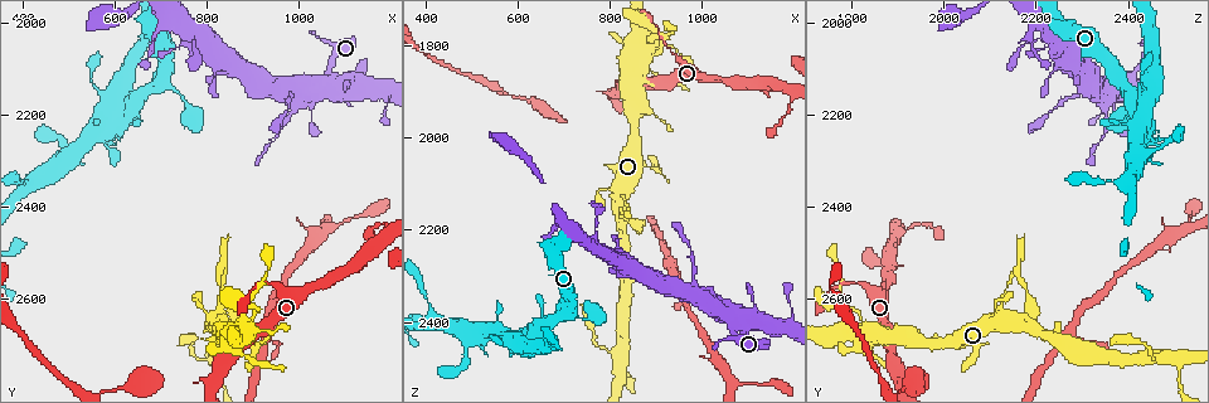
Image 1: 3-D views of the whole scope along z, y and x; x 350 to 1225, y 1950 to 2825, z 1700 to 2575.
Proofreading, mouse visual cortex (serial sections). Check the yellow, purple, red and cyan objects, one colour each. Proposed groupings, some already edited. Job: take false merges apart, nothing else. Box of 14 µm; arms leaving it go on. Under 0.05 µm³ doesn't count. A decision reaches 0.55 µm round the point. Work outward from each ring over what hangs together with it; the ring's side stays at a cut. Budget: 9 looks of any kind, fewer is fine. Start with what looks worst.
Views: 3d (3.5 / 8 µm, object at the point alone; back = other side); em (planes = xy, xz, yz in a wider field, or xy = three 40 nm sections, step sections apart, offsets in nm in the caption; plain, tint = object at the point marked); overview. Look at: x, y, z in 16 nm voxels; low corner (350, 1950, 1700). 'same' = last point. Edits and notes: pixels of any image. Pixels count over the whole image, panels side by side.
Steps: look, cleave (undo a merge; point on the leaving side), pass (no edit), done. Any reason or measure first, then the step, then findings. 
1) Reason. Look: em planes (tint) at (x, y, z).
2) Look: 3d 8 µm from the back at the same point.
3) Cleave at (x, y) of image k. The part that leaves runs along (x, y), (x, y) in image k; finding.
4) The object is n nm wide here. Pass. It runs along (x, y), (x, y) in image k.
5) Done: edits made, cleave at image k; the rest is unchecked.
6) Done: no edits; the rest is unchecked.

Sudden change in width. Look: 3d 3.5 µm at (910, 2715, 2065).

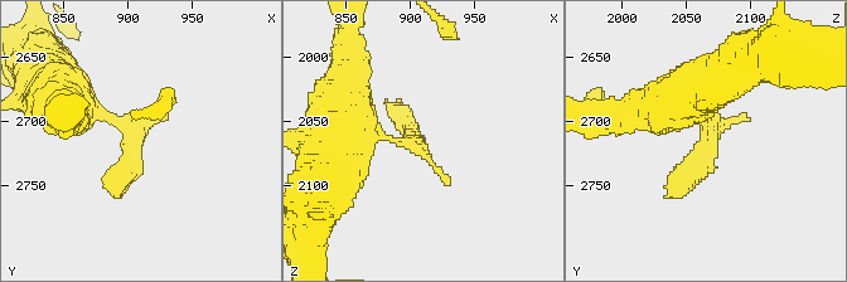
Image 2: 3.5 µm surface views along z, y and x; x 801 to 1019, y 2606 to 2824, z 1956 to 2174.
Look: em xy step 2 (tint) at (906, 2716, 2070).

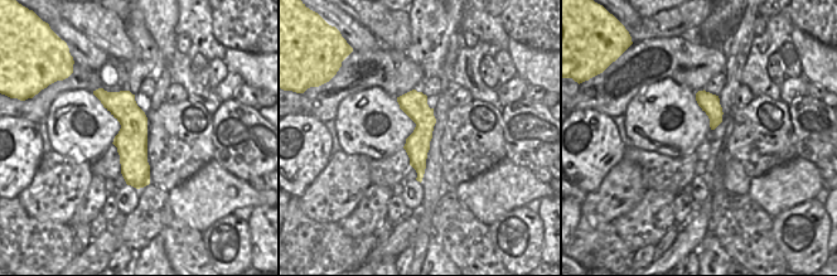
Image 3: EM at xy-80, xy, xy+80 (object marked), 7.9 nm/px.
Pass. All the same cell.

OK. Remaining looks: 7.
Arms part here. Look: 3d 3.5 µm at (820, 2650, 2145).

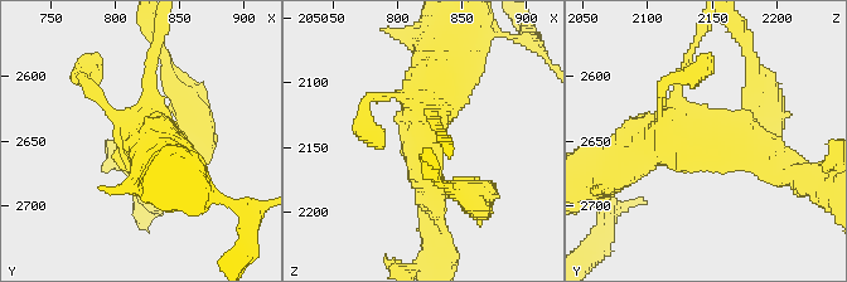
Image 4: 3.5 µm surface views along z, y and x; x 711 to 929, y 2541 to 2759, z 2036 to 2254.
Look: em xy step 3 (tint) at (818, 2654, 2140).

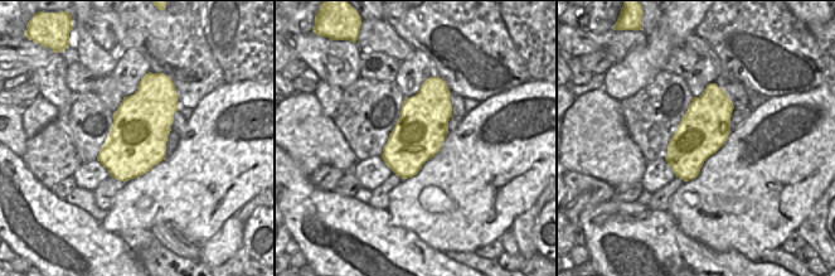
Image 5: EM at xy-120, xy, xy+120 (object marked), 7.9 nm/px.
Look: em xy step 1 (tint) at the same point.

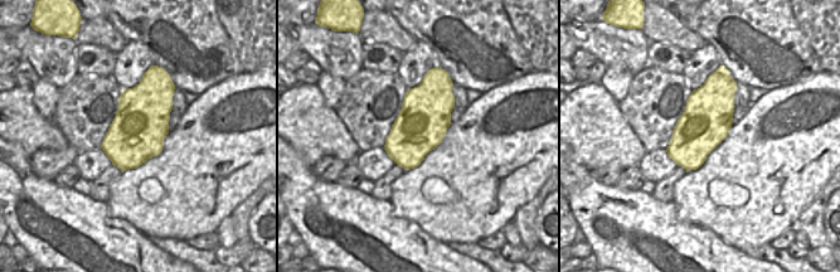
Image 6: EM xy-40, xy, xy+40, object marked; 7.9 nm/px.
Pass. It runs along (606, 169), (645, 141), (755, 149) in image 4; continuous, no second cell.

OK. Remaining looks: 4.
Look: 3d 3.5 µm at (840, 2545, 2150).

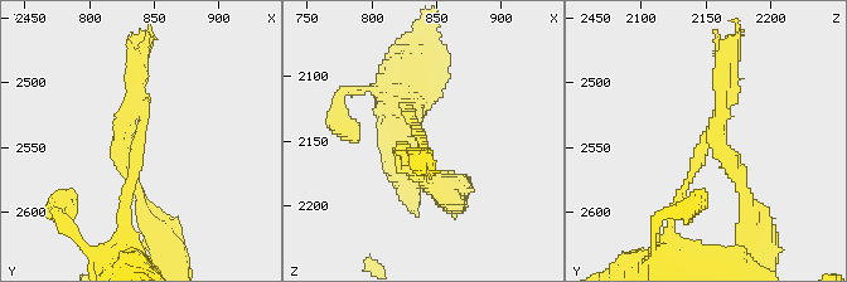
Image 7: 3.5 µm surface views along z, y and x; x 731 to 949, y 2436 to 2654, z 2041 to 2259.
Look: em xy step 1 (tint) at (840, 2540, 2152).

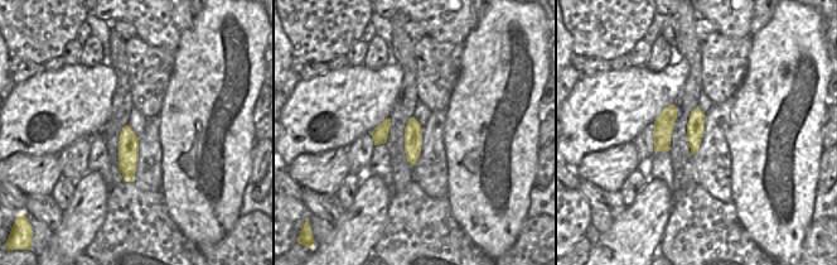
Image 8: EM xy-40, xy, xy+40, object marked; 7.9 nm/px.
Look: em planes (tint) at the same point.

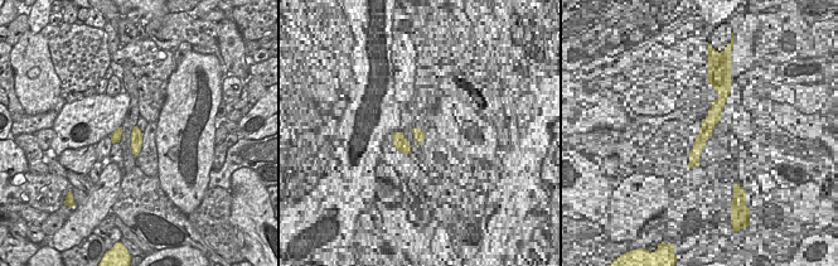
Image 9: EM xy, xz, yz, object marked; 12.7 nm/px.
Cleave at (424, 176) of image 7. Two cells meet here.

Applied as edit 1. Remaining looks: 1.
Done: edits made, cleave at image 7; the rest is unchecked.

